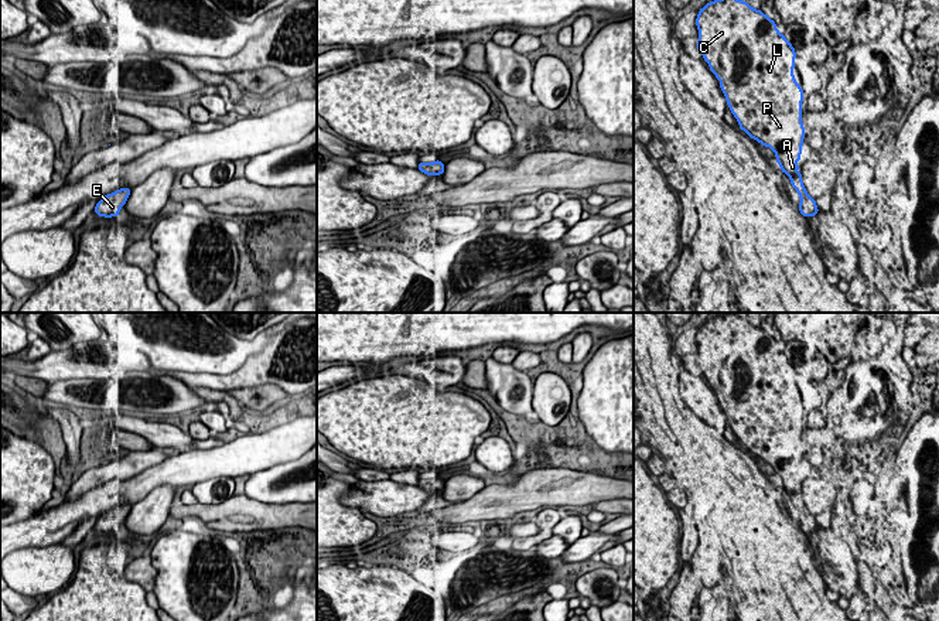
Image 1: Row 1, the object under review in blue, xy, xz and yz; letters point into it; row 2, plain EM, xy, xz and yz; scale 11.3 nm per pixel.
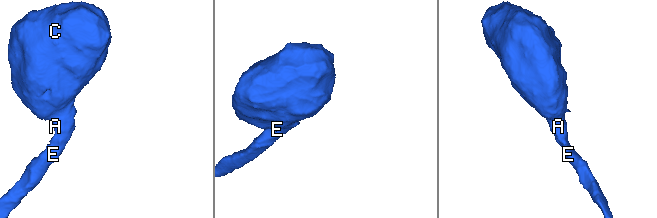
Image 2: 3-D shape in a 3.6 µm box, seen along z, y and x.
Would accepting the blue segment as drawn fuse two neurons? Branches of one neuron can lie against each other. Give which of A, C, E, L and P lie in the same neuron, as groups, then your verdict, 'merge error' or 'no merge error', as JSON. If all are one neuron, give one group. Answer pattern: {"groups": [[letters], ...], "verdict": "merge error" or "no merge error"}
{"groups": [["A", "C", "E", "L", "P"]], "verdict": "no merge error"}

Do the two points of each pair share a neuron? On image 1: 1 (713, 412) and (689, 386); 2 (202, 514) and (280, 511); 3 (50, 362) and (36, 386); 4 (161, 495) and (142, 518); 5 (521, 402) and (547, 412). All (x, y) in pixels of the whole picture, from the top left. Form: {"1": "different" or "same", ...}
{"1": "same", "2": "same", "3": "different", "4": "same", "5": "different"}

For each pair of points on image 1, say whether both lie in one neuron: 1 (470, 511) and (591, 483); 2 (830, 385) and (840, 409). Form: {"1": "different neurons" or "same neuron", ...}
{"1": "same neuron", "2": "different neurons"}

